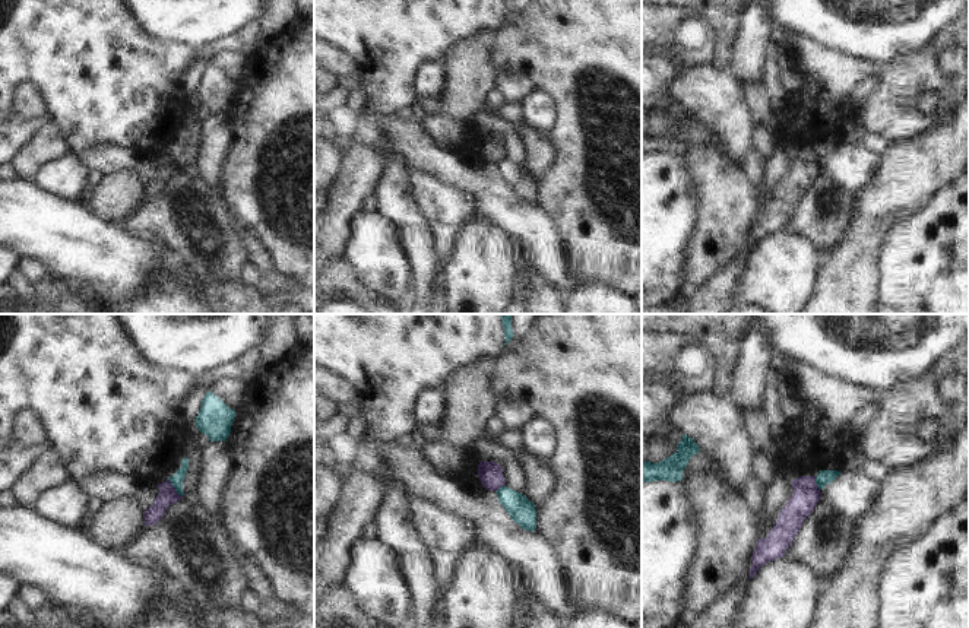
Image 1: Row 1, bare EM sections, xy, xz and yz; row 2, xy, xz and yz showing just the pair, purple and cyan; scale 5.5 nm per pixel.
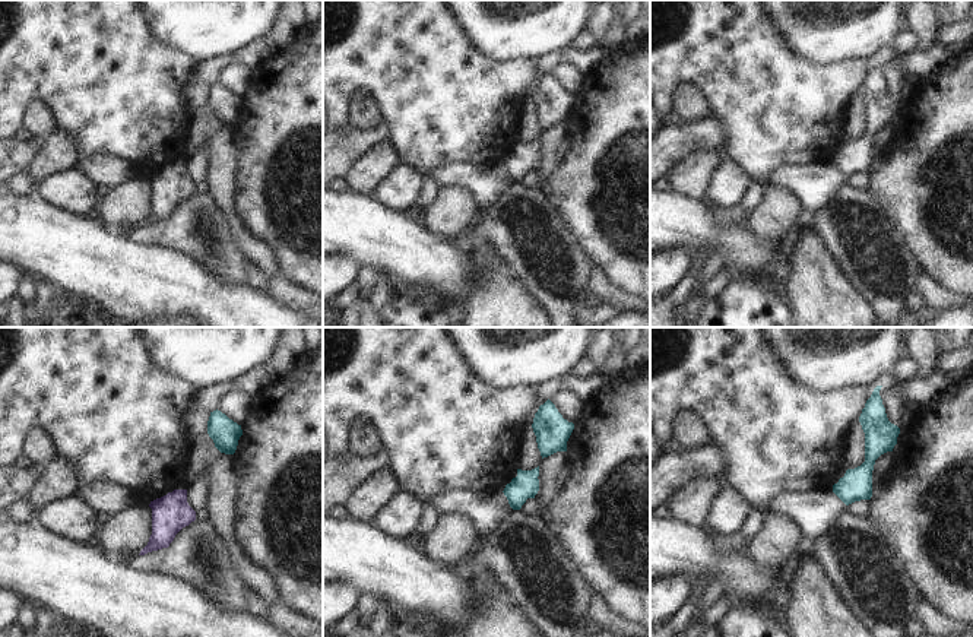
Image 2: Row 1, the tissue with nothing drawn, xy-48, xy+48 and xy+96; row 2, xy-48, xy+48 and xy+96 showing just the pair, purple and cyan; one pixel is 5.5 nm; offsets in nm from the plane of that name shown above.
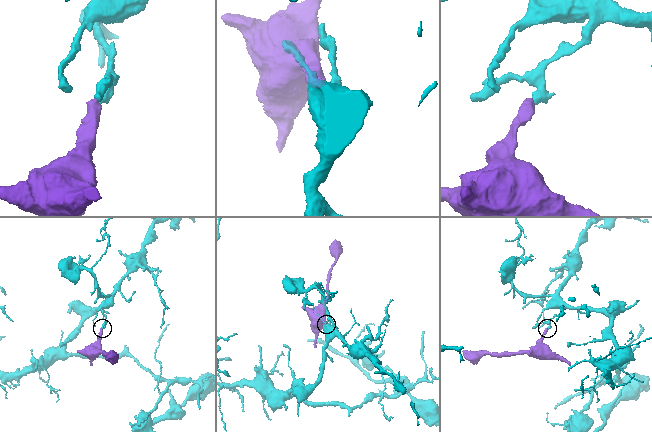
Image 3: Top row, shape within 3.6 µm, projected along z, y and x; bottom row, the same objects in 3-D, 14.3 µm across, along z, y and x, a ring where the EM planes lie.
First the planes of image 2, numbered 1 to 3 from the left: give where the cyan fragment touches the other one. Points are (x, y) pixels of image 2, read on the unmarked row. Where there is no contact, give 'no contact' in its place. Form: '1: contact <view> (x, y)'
1: no contact
2: no contact
3: no contact

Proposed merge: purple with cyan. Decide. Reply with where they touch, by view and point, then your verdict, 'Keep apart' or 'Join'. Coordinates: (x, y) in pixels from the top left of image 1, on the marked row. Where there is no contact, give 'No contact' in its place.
Touches purple at xy (174, 488). Keep apart.

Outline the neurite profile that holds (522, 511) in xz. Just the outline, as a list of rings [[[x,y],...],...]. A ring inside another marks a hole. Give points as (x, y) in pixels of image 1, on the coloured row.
[[[506,485],[495,491],[500,504],[506,508],[509,516],[522,529],[535,532],[536,508],[523,494],[519,494]]]

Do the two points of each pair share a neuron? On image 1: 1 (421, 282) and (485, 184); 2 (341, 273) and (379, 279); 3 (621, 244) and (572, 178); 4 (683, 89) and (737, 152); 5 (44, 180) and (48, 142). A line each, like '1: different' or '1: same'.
1: different
2: different
3: same
4: same
5: different

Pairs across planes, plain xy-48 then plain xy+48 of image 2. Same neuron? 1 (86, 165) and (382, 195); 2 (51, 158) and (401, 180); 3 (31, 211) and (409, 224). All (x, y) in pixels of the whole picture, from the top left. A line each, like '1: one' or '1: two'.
1: two
2: two
3: one

